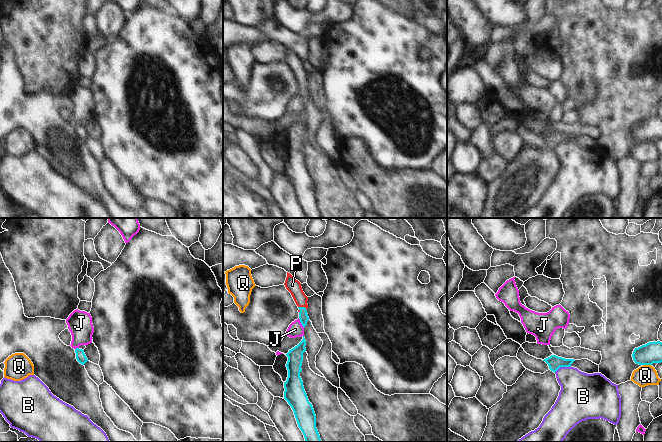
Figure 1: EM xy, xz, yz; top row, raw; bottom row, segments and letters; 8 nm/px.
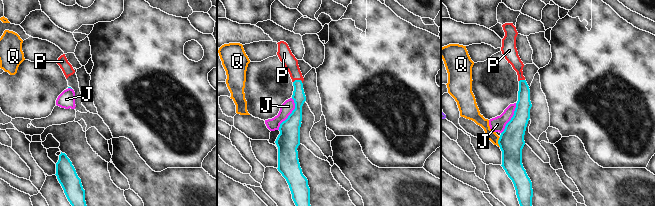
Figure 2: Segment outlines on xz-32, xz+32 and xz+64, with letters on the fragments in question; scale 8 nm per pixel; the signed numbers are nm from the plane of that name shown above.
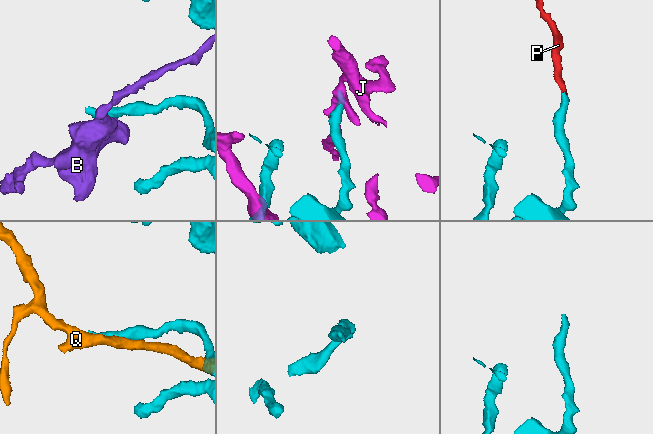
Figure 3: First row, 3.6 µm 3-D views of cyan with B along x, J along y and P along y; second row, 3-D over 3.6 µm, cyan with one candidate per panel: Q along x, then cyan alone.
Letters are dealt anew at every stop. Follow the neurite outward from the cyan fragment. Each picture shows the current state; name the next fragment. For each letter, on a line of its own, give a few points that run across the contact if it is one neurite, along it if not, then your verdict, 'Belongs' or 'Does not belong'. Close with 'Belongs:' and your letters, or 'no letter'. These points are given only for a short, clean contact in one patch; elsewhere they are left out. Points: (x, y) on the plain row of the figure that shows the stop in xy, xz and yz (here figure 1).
B: Line: yz (570, 141), (559, 143), (554, 148). Does not belong
J: Does not belong
P: Line: xz (303, 92), (303, 83), (301, 75), (292, 61). Belongs
Q: Line: yz (643, 140), (650, 141). Does not belong
Belongs: P.

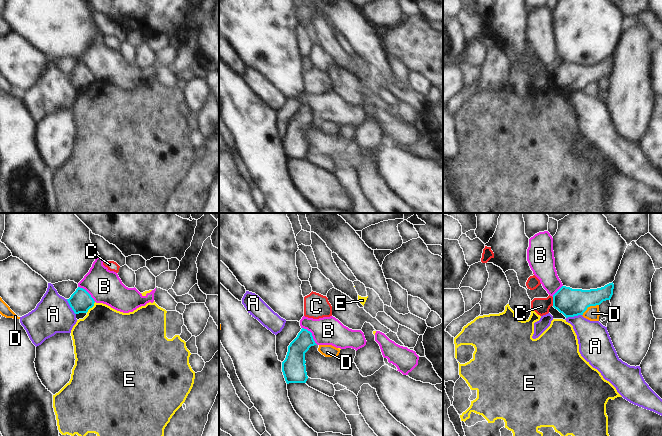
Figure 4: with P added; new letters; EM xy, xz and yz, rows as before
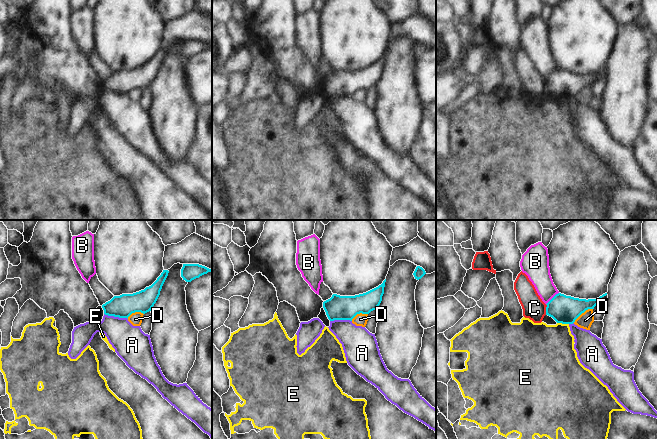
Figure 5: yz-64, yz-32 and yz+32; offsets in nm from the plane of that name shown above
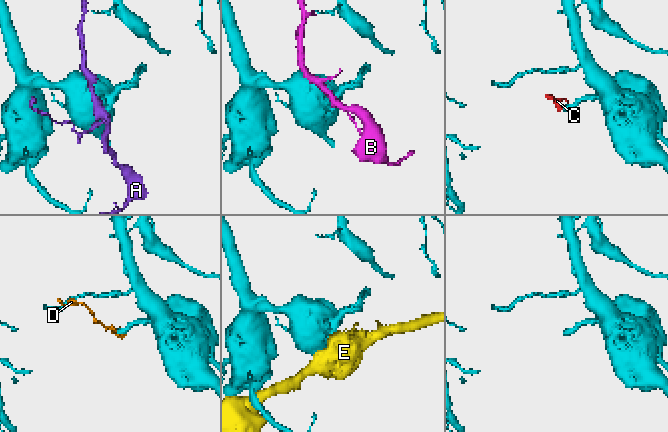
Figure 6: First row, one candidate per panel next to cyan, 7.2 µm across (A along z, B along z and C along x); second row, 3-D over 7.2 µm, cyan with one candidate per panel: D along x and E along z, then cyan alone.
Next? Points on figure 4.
A: Line: yz (581, 90), (566, 94). Does not belong
B: Does not belong
C: Line: yz (552, 73), (553, 81). Does not belong
D: Line: yz (598, 80), (589, 82), (582, 91). Does not belong
E: Line: xy (95, 78), (86, 88). Does not belong
Belongs: no letter.

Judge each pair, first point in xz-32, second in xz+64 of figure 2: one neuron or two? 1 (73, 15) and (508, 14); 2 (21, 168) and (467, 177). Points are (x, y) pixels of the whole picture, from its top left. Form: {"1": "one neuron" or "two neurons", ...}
{"1": "one neuron", "2": "two neurons"}

